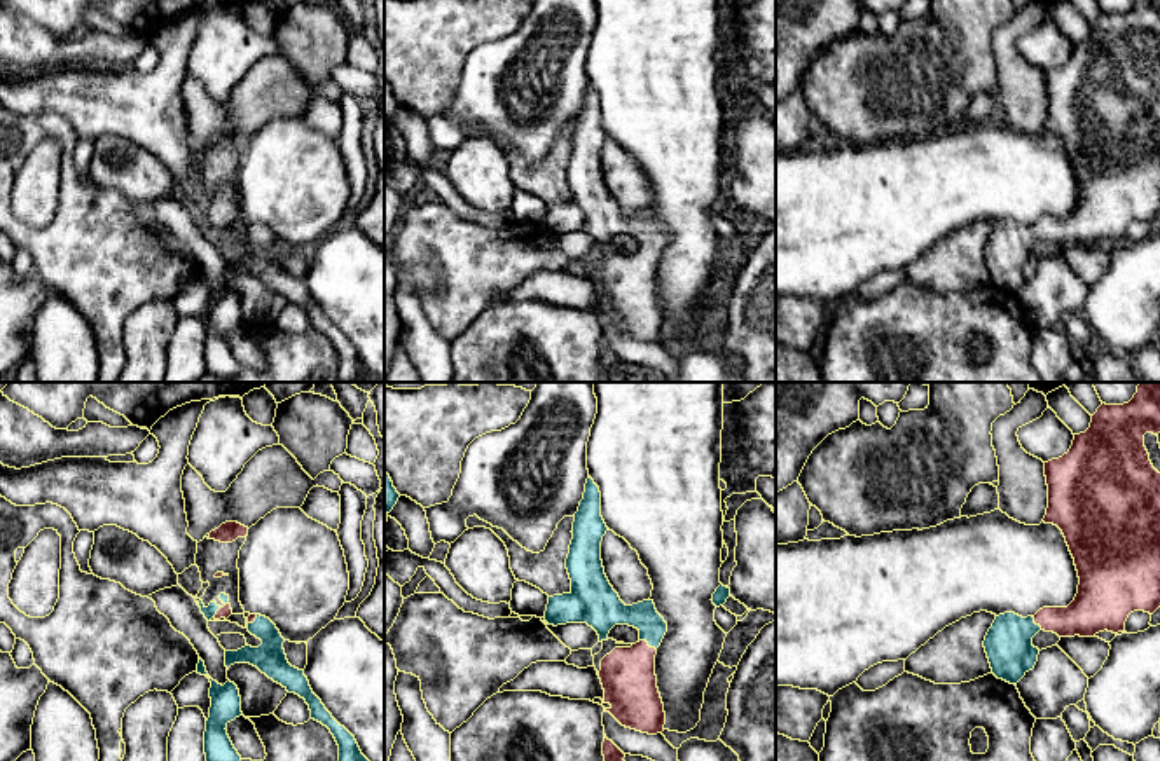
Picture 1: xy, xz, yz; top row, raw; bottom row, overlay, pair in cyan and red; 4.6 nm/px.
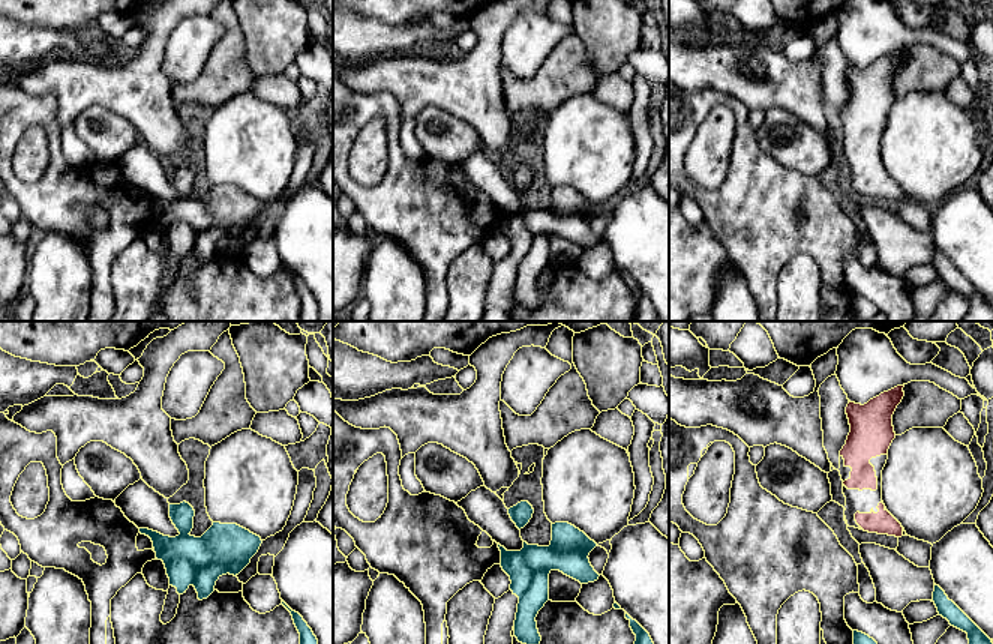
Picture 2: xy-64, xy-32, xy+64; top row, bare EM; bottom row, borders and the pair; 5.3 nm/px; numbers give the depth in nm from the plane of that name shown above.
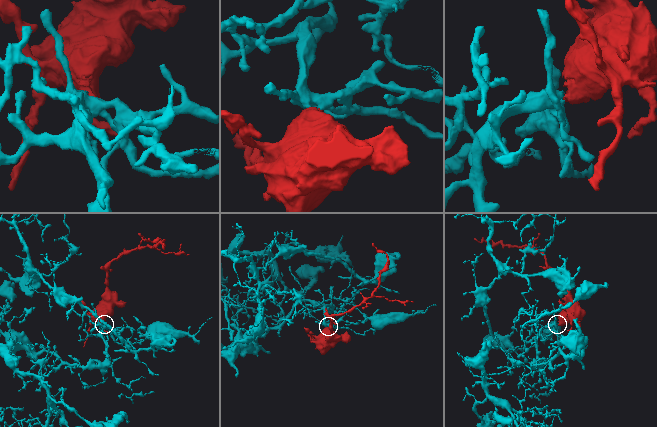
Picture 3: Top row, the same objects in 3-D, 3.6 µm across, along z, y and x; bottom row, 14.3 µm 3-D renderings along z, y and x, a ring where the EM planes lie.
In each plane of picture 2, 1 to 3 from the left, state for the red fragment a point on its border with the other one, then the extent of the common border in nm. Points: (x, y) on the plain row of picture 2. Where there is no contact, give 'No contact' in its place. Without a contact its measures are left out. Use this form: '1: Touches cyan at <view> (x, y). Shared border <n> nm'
1: No contact
2: No contact
3: No contact

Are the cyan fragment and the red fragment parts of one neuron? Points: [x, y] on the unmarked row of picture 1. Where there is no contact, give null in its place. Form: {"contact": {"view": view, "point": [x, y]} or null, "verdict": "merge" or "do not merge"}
{"contact": {"view": "xz", "point": [649, 253]}, "verdict": "merge"}

